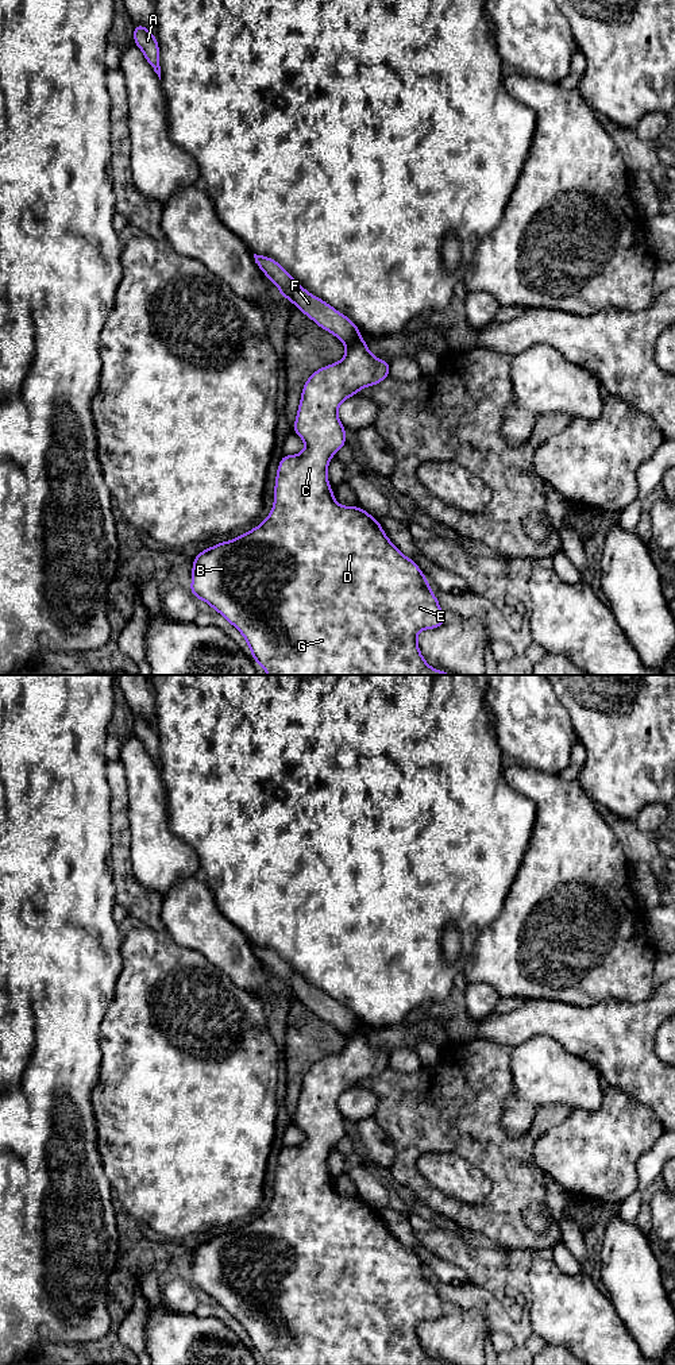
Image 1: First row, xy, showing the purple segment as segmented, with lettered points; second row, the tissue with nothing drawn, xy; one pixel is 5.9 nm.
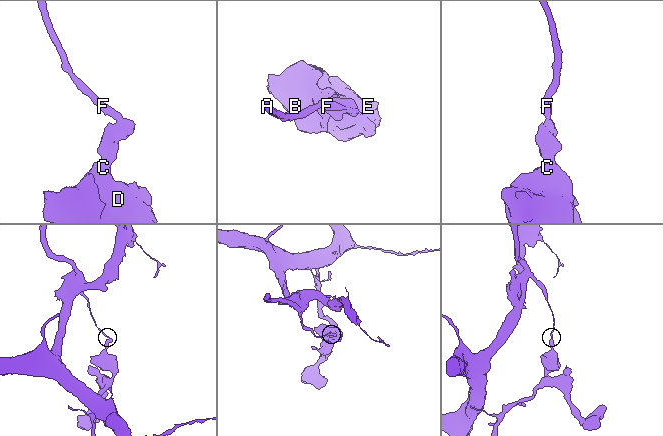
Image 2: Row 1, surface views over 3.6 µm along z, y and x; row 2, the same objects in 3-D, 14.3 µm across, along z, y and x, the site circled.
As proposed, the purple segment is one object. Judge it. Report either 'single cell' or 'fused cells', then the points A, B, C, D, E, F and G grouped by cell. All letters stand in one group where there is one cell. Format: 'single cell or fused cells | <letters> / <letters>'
fused cells | A F / B C D E G

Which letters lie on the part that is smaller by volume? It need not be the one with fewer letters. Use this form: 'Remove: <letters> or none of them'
Remove: B, C, D, E, G

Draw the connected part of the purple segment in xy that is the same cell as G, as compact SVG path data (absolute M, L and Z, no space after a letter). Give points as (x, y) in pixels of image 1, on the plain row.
M358 1029L354 1033L346 1034L346 1045L340 1053L316 1061L306 1071L293 1117L293 1122L305 1133L306 1138L297 1146L284 1146L281 1149L275 1168L274 1198L267 1210L256 1219L244 1223L234 1231L223 1233L201 1242L193 1250L190 1284L197 1291L204 1291L242 1324L250 1338L252 1350L262 1357L267 1365L450 1365L433 1361L424 1351L417 1335L420 1322L439 1319L446 1315L443 1302L425 1266L410 1249L401 1245L389 1231L377 1210L359 1198L339 1196L328 1175L327 1160L329 1152L336 1142L347 1135L346 1119L338 1108L339 1096L348 1088L355 1087L360 1080L374 1077L390 1067L390 1054L371 1046L364 1032L364 1029Z

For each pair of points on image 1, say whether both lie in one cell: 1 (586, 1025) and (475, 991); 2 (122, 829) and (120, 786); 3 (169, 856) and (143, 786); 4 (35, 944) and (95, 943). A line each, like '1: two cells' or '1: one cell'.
1: two cells
2: one cell
3: one cell
4: one cell

